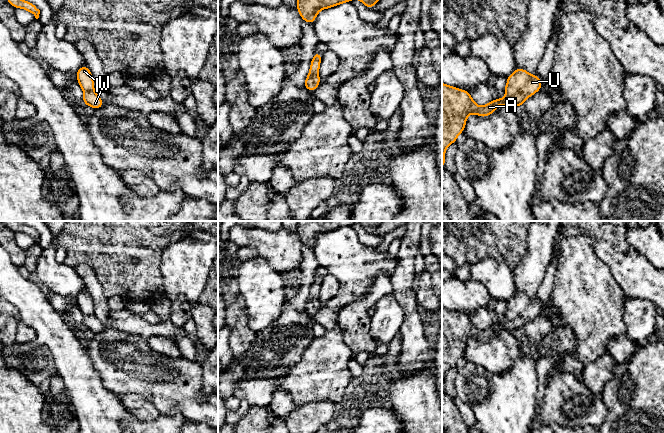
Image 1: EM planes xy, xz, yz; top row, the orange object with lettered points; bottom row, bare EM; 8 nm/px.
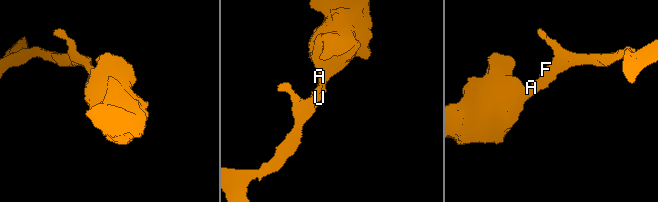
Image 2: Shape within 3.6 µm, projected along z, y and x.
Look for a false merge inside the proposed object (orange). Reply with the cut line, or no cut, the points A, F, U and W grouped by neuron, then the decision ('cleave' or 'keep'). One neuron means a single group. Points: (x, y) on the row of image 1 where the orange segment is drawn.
no cut; A F U W; keep

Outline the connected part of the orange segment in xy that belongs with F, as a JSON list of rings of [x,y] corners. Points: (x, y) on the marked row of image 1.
[[[83,65],[75,75],[79,82],[78,85],[85,92],[82,103],[94,108],[95,110],[101,108],[105,103],[94,92],[94,79],[89,68],[86,65]]]

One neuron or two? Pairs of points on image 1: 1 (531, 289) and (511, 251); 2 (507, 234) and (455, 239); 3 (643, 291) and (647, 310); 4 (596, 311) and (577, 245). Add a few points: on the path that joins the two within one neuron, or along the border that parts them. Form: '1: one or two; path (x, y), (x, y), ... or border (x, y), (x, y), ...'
1: two; border (527, 242), (527, 253), (513, 271)
2: one; path (494, 234), (468, 234)
3: two; border (626, 297), (646, 298), (653, 303)
4: one; path (587, 295), (582, 289), (582, 279), (577, 261)

